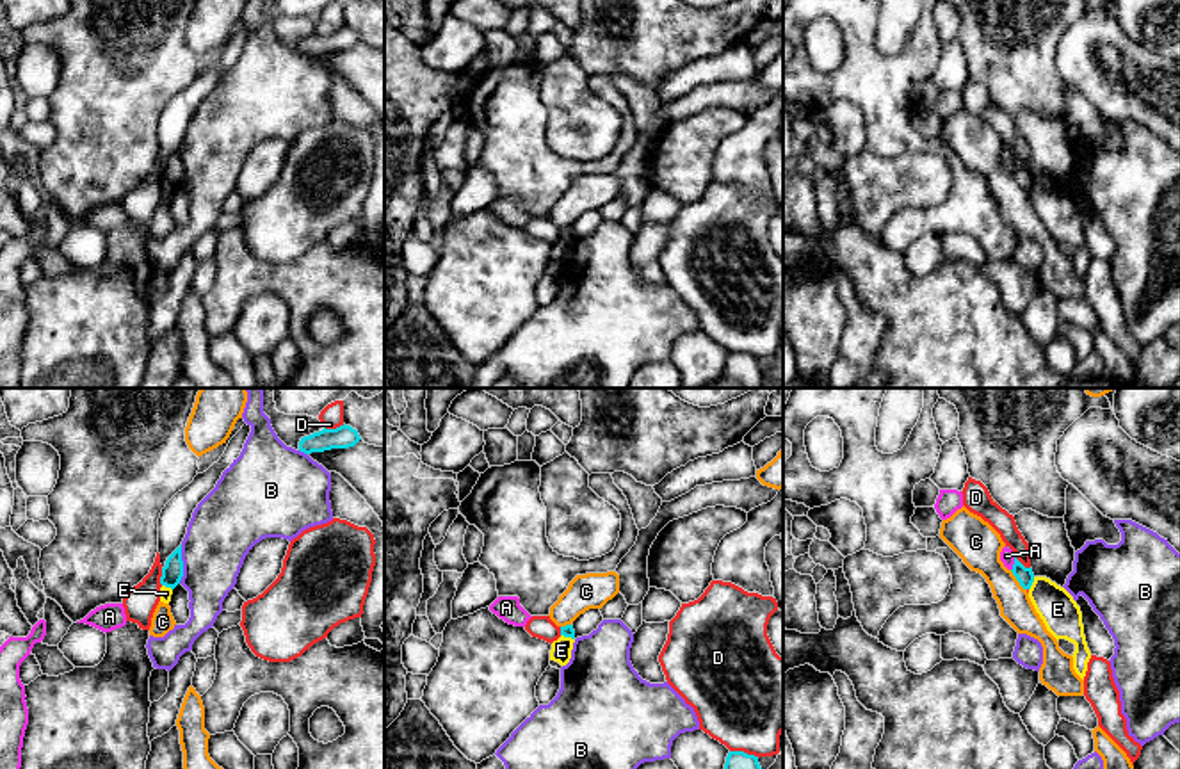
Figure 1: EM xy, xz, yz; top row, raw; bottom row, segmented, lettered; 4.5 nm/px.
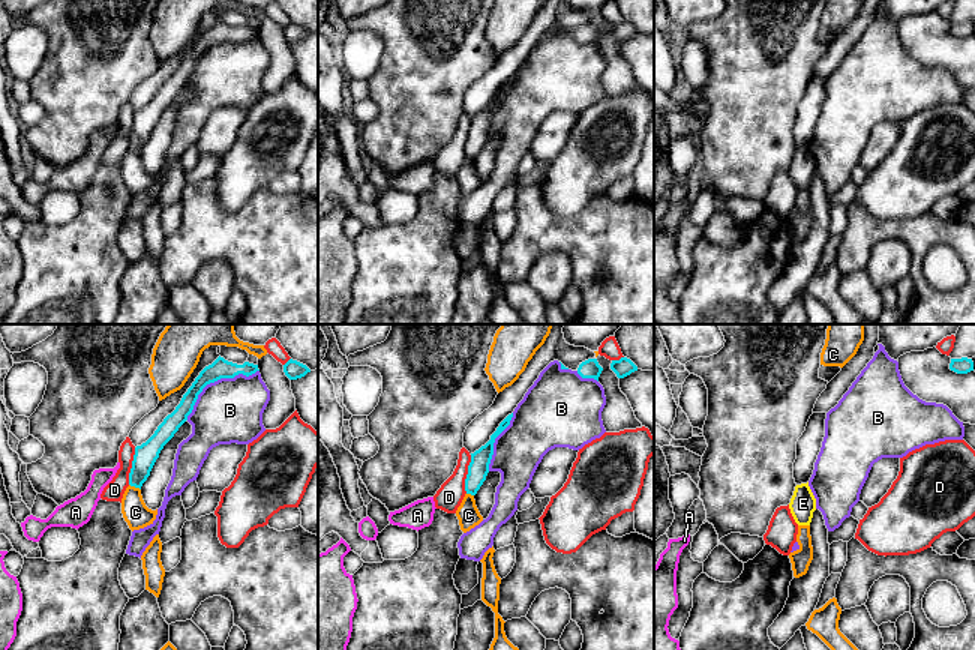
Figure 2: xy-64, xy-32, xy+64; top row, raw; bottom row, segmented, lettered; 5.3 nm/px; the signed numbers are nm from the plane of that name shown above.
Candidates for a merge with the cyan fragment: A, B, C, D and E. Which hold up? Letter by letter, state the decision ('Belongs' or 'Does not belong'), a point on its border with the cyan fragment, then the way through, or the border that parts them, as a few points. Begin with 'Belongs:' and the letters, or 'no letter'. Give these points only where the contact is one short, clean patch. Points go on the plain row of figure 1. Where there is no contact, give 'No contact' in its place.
Belongs: no letter
A: Does not belong. Touches cyan at yz (1015, 162). Boundary: yz (1013, 153), (1011, 171)
B: Does not belong. Touches cyan at xy (182, 166)
C: Does not belong. Touches cyan at yz (1017, 180)
D: Does not belong. Touches cyan at xz (744, 355)
E: Does not belong. Touches cyan at yz (1031, 186). Boundary: yz (1034, 178), (1029, 191)

